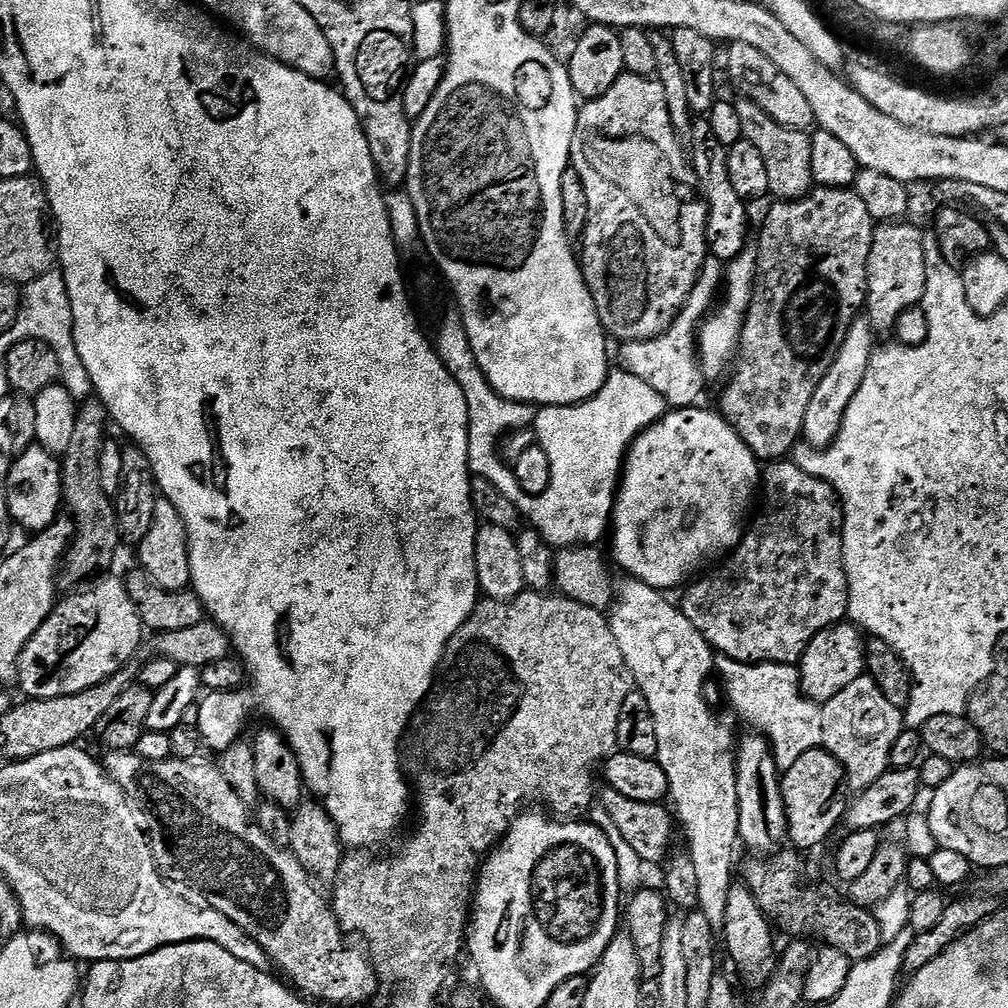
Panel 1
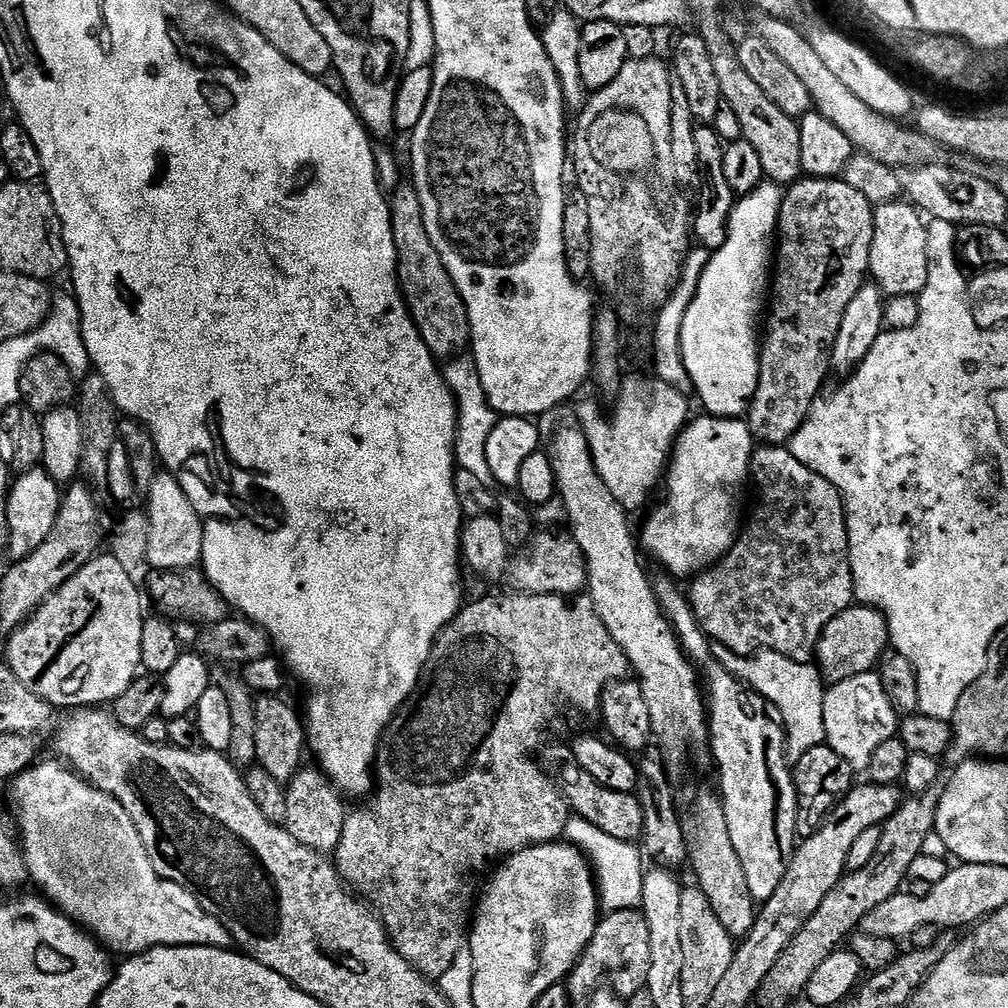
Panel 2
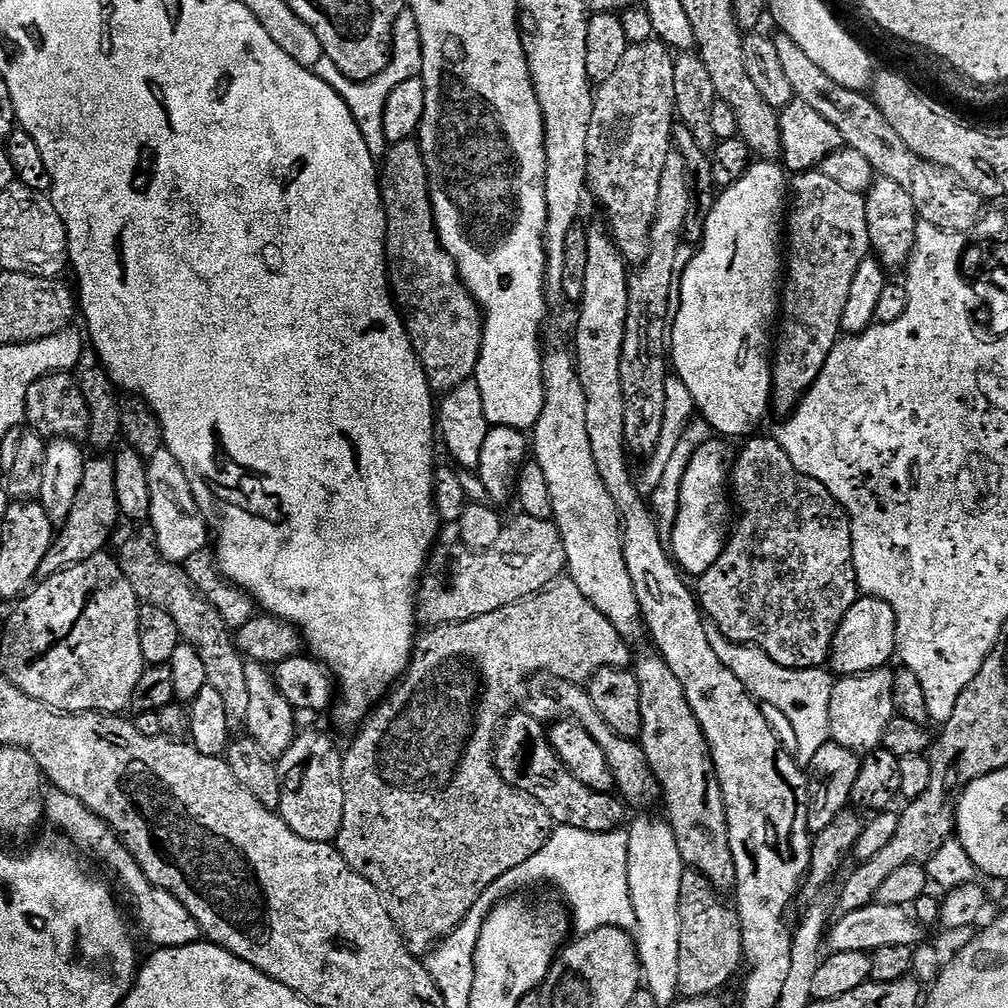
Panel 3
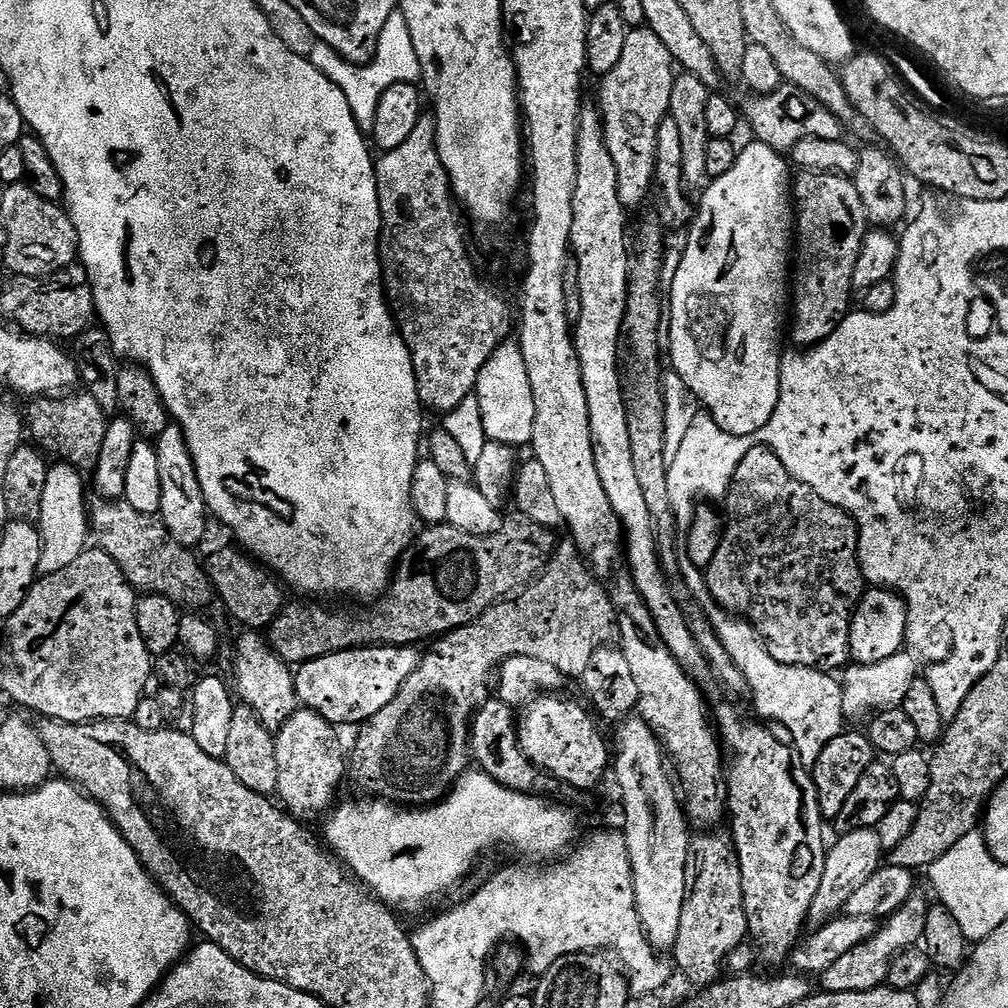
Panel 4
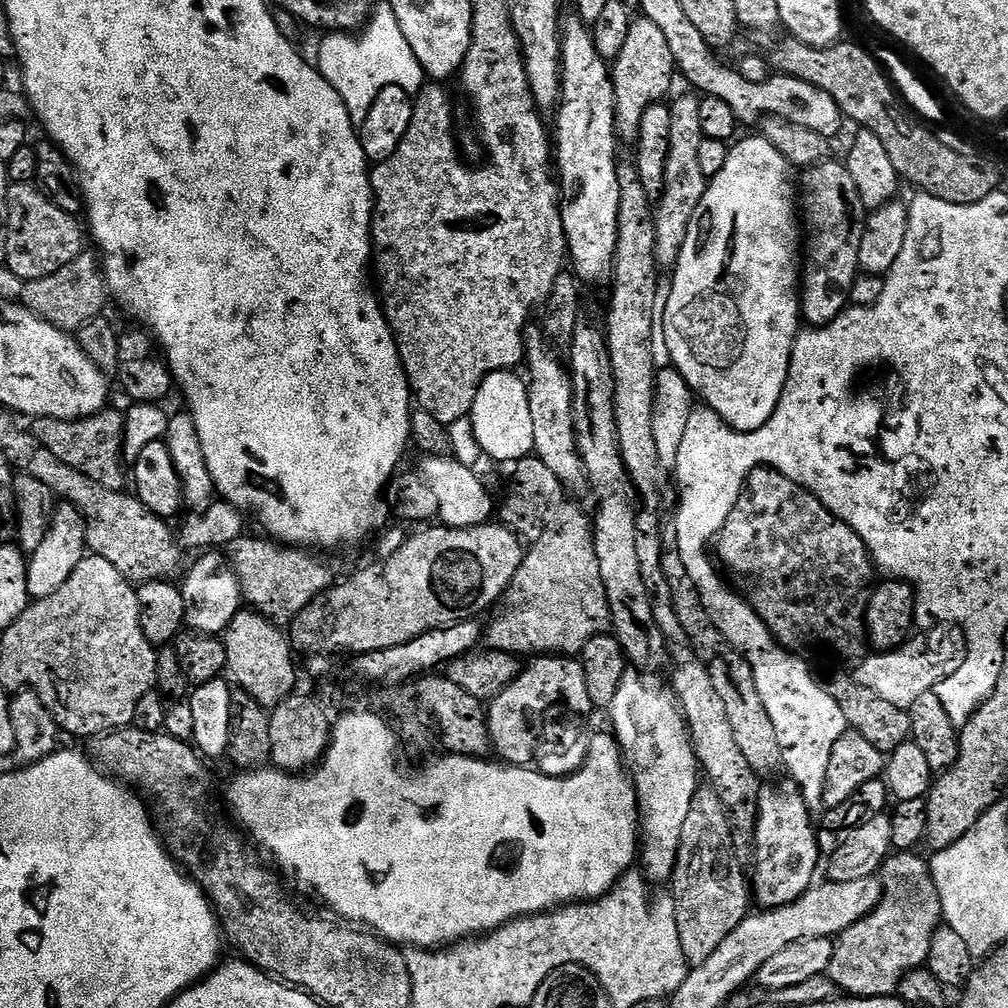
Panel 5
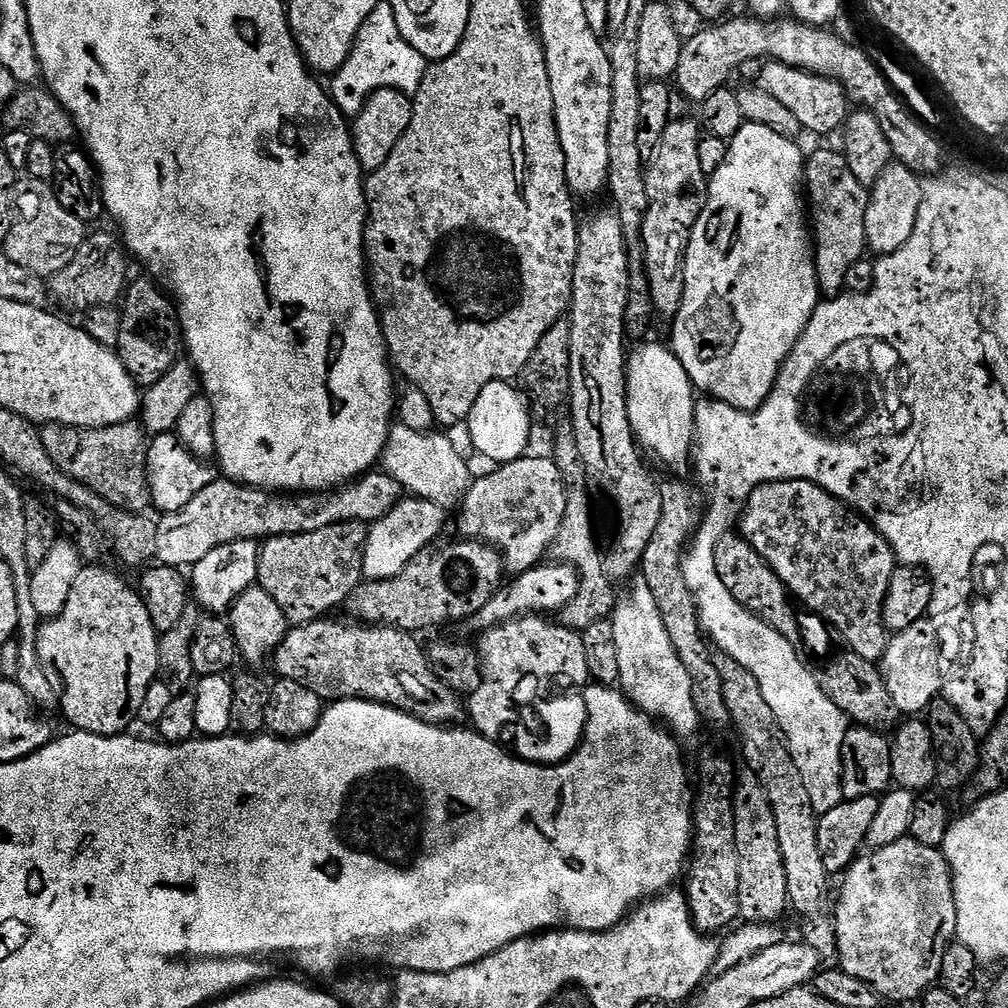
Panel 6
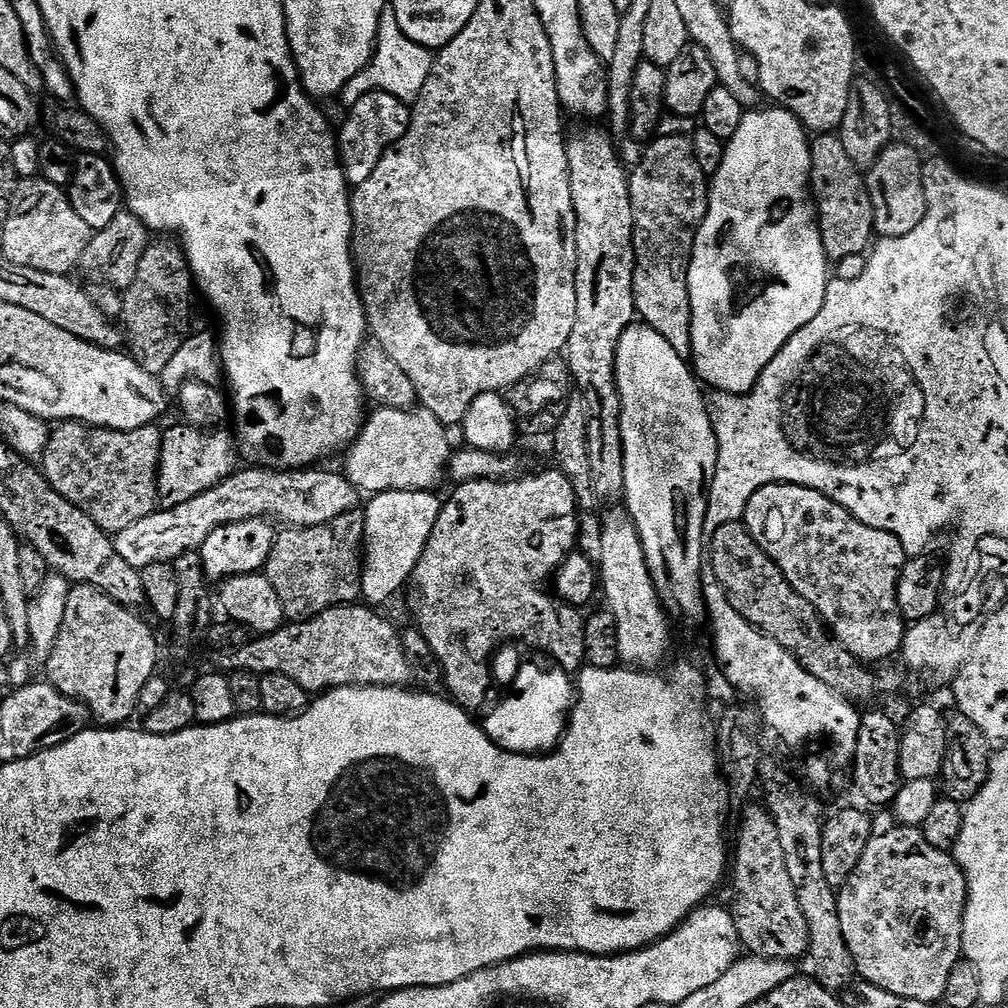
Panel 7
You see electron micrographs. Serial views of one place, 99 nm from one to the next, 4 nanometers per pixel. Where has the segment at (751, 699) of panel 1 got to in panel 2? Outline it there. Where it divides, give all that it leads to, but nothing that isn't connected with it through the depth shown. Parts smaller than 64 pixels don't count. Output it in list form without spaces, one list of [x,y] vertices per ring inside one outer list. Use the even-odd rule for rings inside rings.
[[[713,643],[712,653],[719,664],[730,670],[730,674],[743,680],[753,692],[770,701],[782,714],[786,751],[793,761],[800,760],[806,750],[814,750],[814,746],[825,743],[822,706],[826,681],[820,675],[819,667],[811,663],[794,662],[777,652],[757,652],[754,656],[739,656],[734,654],[734,650],[718,643]]]

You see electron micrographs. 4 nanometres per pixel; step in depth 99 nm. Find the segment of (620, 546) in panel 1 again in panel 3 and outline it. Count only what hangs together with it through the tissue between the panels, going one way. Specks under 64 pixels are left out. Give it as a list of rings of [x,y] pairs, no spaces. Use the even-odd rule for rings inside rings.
[[[714,439],[716,440],[705,442],[688,466],[684,482],[684,497],[681,498],[680,509],[676,512],[676,525],[672,528],[672,536],[670,532],[670,551],[677,565],[685,573],[693,572],[693,577],[696,578],[703,576],[706,570],[710,570],[710,566],[714,566],[714,562],[718,562],[718,558],[723,554],[724,546],[730,539],[730,521],[734,516],[734,504],[730,499],[730,456],[728,460],[728,448],[723,444],[725,443],[723,439]]]

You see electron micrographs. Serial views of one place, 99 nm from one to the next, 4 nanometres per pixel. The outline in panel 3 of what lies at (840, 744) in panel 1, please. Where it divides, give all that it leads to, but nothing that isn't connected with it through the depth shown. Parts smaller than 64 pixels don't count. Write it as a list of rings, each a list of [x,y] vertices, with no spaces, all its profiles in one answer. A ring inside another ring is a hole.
[[[885,666],[873,672],[864,672],[860,676],[843,677],[834,688],[834,740],[843,748],[850,748],[860,754],[865,750],[875,750],[881,747],[888,723],[897,715],[896,695],[892,693],[896,685],[896,672]]]

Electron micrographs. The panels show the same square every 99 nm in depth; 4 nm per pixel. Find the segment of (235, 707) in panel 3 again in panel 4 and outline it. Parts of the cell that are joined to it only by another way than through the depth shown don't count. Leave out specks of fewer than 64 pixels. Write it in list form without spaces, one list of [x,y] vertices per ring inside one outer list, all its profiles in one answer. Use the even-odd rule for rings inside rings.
[[[103,498],[97,499],[90,508],[90,532],[98,543],[99,551],[110,554],[114,562],[122,570],[128,583],[140,594],[151,594],[153,596],[166,596],[175,604],[179,604],[188,610],[204,610],[214,597],[214,584],[204,573],[202,565],[196,561],[196,552],[182,547],[164,525],[159,515],[151,516],[142,510],[136,510],[128,501],[121,498],[107,501]]]

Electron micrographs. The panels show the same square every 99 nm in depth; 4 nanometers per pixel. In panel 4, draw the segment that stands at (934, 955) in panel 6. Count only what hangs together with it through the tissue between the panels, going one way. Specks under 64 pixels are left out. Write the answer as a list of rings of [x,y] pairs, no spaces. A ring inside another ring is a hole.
[[[914,894],[896,911],[895,919],[900,920],[900,928],[881,927],[862,946],[854,946],[850,954],[842,954],[830,970],[822,974],[823,991],[826,992],[865,992],[881,987],[890,974],[890,966],[898,953],[905,948],[915,948],[924,939],[924,931],[928,925],[929,901],[924,901],[920,894]]]

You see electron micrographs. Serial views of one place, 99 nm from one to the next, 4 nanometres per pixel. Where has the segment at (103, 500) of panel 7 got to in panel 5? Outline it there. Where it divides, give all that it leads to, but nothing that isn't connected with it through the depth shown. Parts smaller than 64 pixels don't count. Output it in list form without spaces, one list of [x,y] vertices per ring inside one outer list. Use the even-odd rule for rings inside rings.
[[[105,410],[97,416],[87,416],[85,420],[59,420],[58,418],[39,418],[35,421],[34,431],[46,447],[66,466],[74,466],[86,478],[98,482],[115,492],[124,485],[124,418],[125,413]]]

